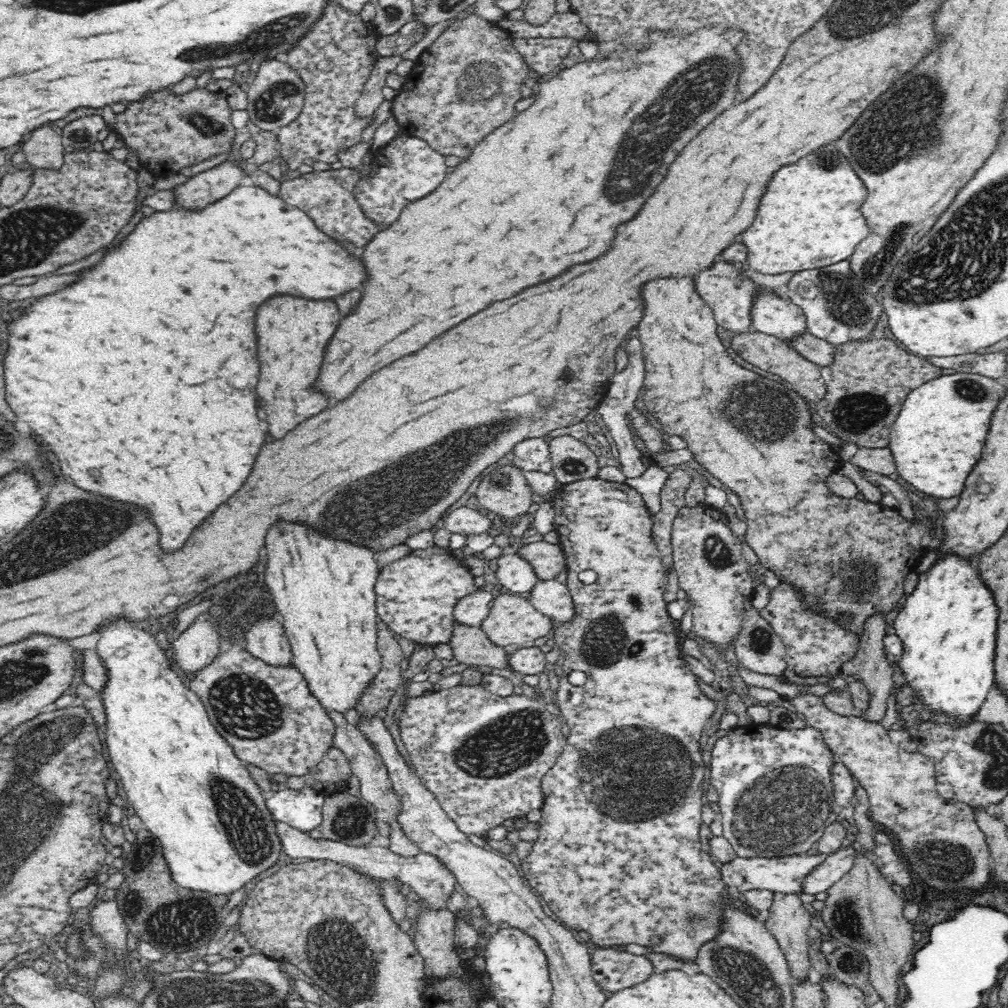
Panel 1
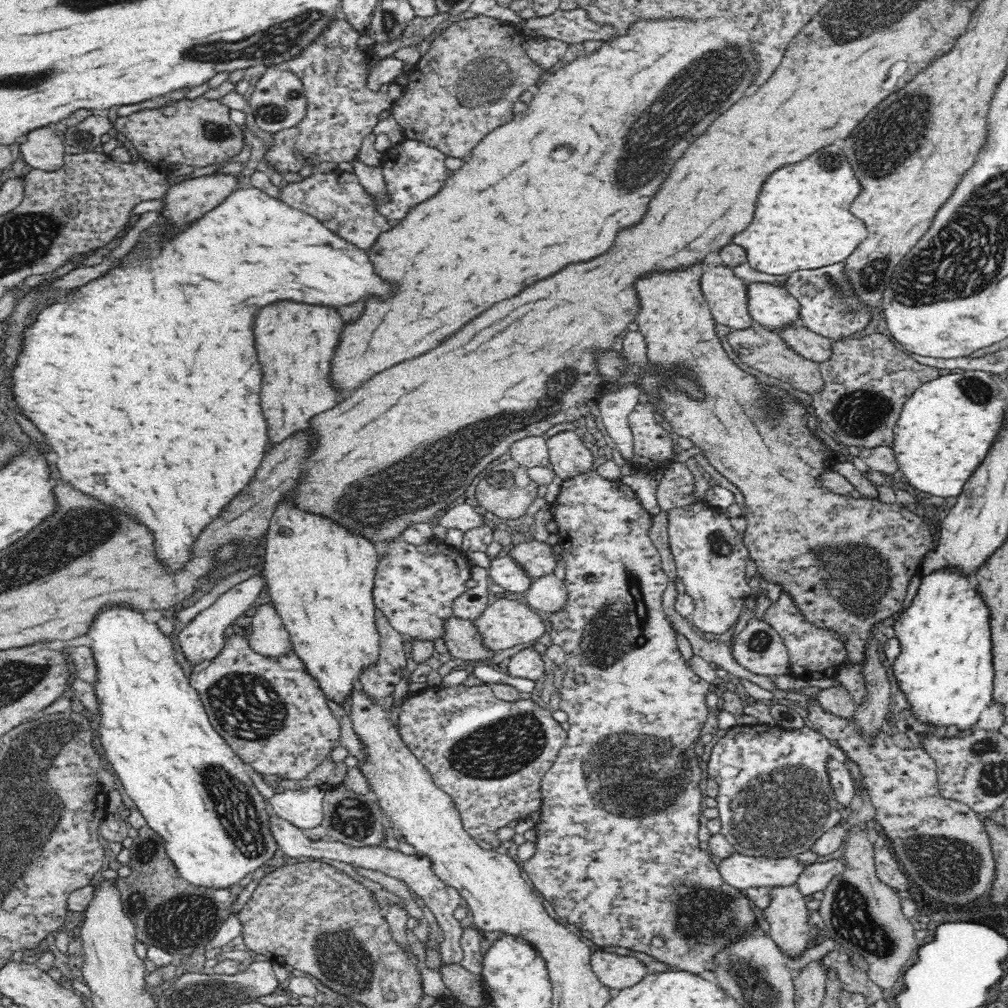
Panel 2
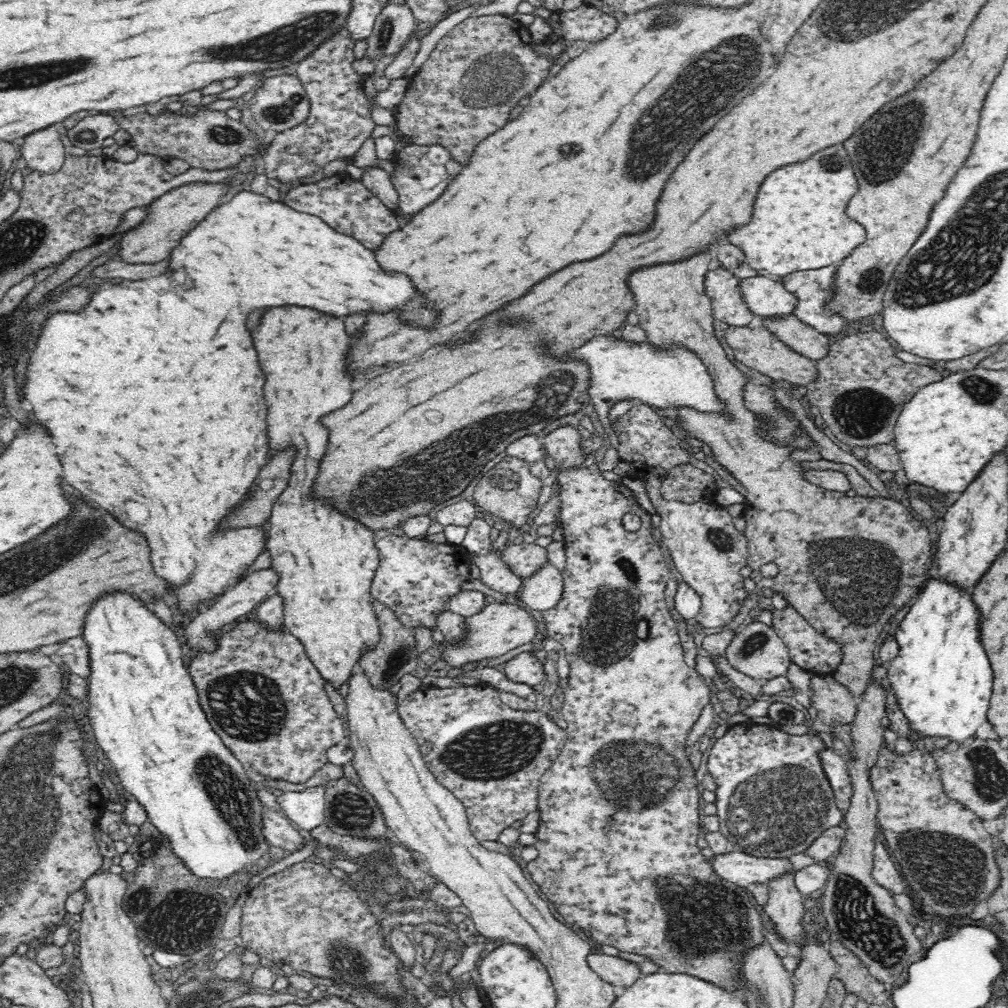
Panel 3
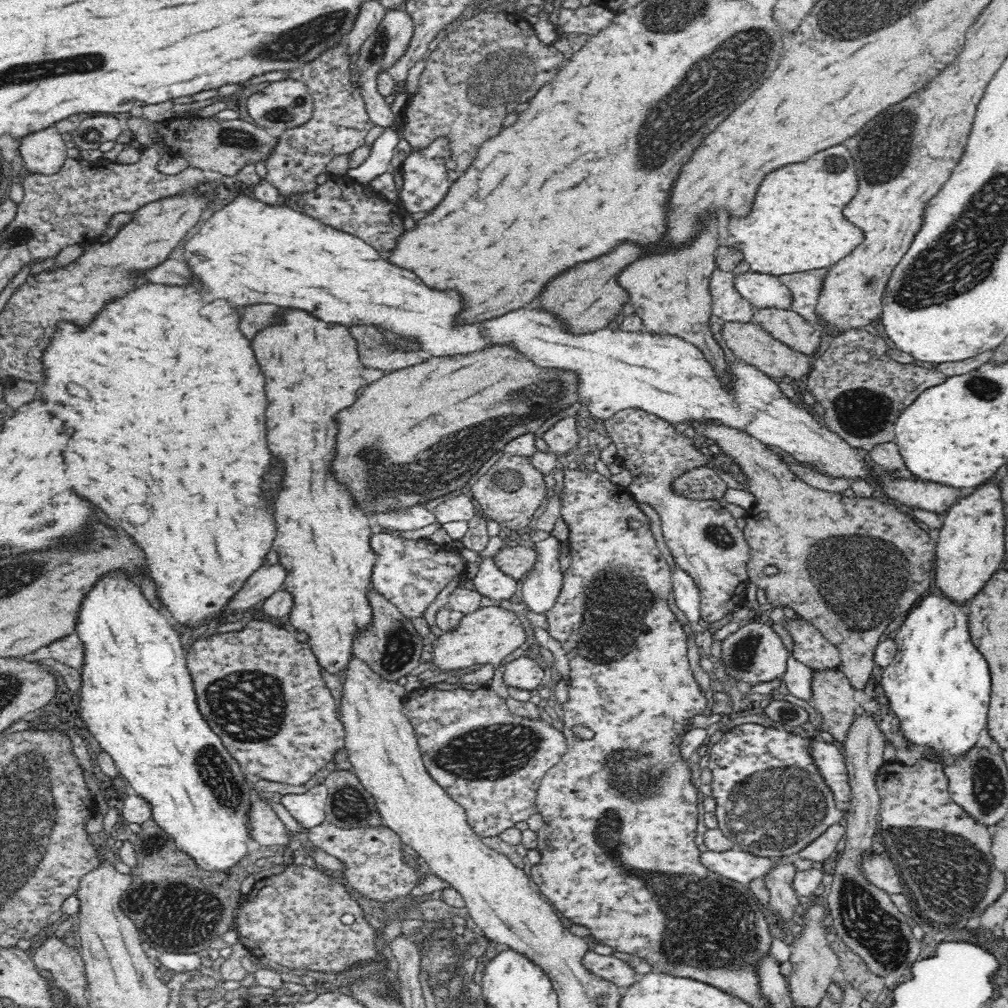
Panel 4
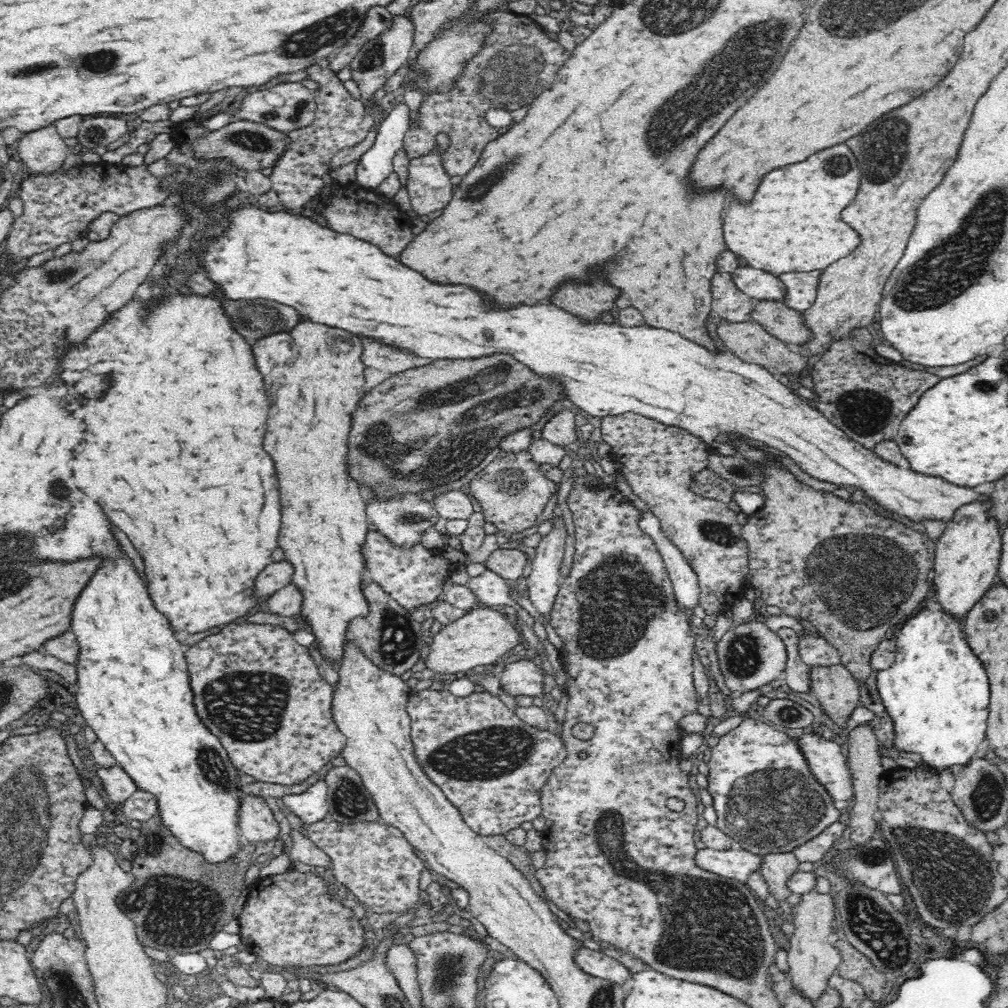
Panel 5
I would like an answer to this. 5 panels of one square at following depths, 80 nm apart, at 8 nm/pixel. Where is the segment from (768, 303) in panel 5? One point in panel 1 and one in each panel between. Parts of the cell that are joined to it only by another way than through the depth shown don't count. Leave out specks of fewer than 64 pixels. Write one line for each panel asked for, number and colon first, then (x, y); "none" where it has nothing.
1: (817, 350)
2: (811, 345)
3: (804, 339)
4: (787, 326)

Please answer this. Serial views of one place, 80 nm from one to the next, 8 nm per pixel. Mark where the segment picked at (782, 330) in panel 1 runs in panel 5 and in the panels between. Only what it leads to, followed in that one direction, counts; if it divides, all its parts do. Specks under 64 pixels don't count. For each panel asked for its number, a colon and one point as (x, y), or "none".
2: (771, 306)
3: (765, 296)
4: (762, 290)
5: (759, 285)

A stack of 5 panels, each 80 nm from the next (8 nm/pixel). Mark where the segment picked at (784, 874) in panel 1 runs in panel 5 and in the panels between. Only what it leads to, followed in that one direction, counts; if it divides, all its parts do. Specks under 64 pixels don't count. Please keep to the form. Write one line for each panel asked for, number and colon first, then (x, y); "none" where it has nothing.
2: (742, 871)
3: (737, 867)
4: (734, 864)
5: (736, 863)

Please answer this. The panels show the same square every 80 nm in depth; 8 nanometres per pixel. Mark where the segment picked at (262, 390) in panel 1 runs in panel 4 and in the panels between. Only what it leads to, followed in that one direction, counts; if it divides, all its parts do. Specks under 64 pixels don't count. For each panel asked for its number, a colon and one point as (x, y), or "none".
2: (296, 344)
3: (326, 560)
4: (313, 371)

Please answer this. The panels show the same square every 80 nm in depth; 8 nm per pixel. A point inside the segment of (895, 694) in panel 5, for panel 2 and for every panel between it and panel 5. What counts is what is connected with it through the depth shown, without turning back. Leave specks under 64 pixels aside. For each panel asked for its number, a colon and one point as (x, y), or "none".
2: (944, 670)
3: (941, 679)
4: (937, 686)

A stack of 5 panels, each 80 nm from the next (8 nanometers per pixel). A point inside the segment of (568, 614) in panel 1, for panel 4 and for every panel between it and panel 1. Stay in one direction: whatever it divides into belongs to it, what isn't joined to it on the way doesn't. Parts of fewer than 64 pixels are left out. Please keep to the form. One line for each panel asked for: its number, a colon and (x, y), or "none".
2: (547, 593)
3: (541, 591)
4: (543, 582)

